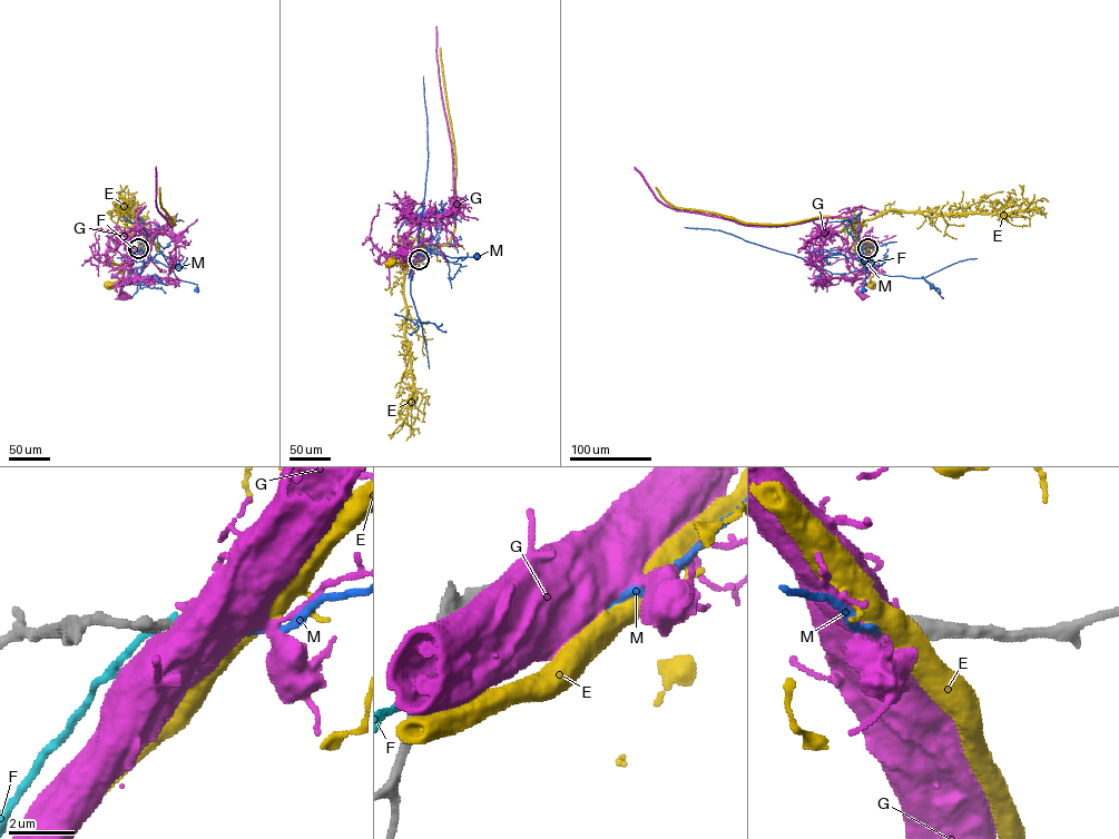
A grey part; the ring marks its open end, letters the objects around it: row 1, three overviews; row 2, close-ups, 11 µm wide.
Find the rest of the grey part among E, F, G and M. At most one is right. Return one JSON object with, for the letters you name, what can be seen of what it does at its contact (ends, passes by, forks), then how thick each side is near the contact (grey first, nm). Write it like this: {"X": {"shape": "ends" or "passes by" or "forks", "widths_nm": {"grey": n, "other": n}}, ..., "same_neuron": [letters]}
{"same_neuron": []}

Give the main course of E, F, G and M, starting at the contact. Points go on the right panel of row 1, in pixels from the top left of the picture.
E: (867, 248), (874, 270), (870, 286)
F: (867, 247), (874, 267)
G: (867, 248), (870, 272), (862, 282), (864, 285), (857, 289), (864, 295)
M: (867, 247), (860, 243), (856, 252), (865, 267), (864, 289)

